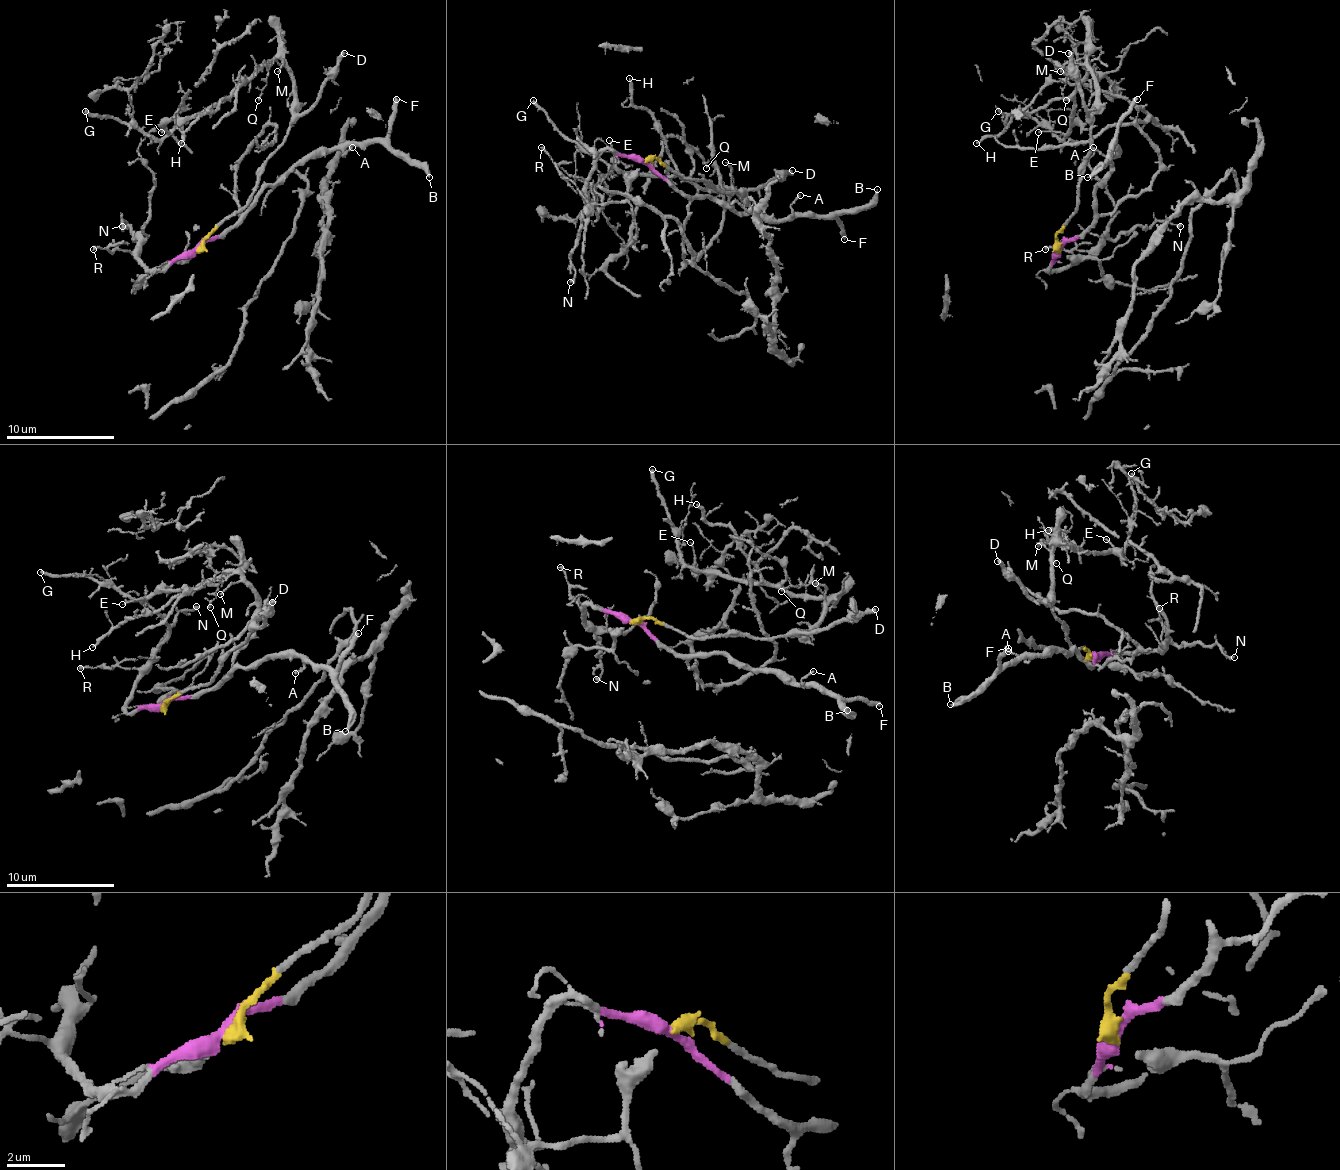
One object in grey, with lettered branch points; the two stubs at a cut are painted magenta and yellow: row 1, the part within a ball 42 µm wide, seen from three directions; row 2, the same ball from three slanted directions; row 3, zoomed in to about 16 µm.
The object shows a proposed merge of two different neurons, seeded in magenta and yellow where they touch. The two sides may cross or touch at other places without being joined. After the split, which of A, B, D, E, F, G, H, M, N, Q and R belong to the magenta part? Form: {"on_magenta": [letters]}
{"on_magenta": ["A", "B", "F", "N", "R"]}

